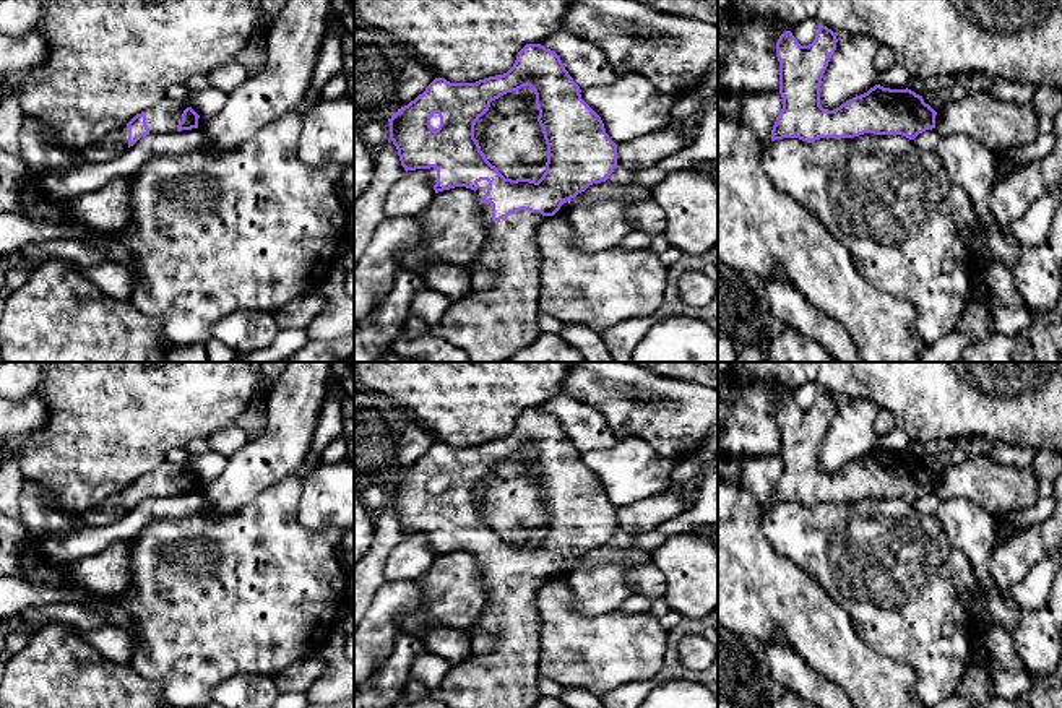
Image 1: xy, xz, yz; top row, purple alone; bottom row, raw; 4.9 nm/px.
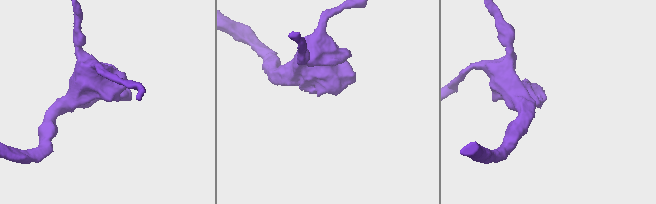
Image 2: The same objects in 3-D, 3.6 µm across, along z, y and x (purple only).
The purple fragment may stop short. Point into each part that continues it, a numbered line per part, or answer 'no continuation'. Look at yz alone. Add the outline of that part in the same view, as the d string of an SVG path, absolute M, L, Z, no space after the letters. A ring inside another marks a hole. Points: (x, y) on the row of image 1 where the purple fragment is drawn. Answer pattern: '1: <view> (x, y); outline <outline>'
no continuation

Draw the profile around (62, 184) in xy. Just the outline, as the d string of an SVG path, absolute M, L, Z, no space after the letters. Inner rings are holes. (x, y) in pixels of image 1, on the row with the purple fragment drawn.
M201 128L141 136L120 156L97 164L73 164L65 169L44 171L37 187L54 201L93 193L119 177L133 175L151 158L183 154L203 145Z

